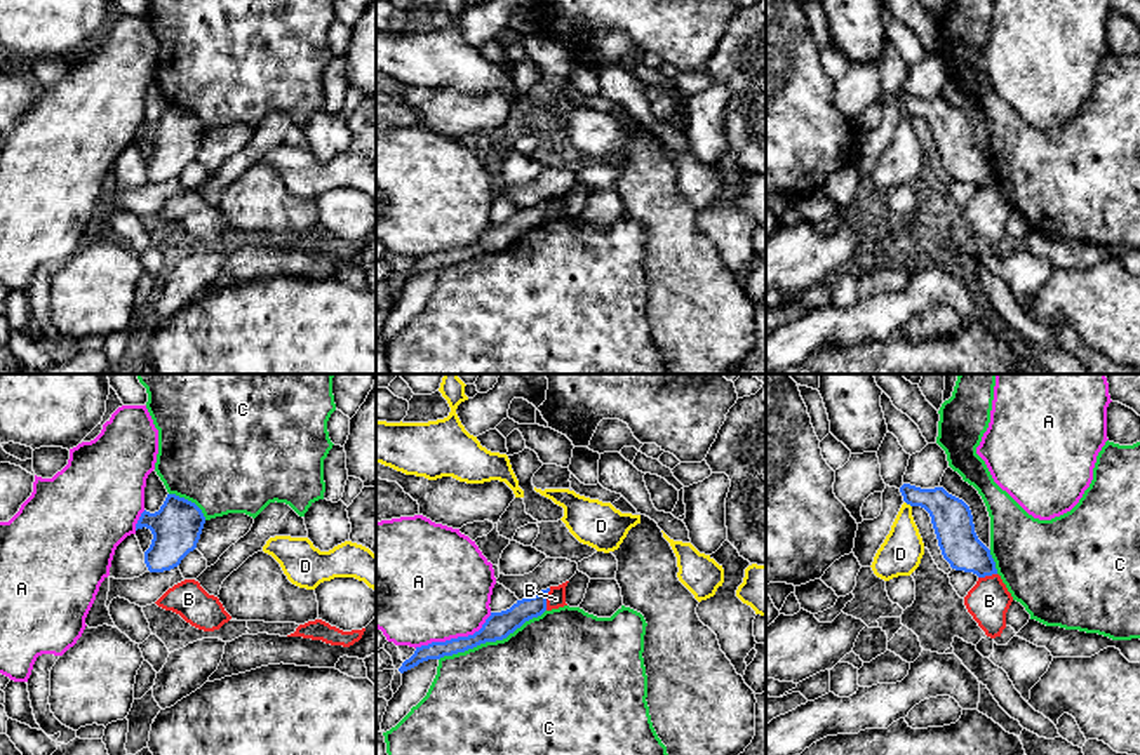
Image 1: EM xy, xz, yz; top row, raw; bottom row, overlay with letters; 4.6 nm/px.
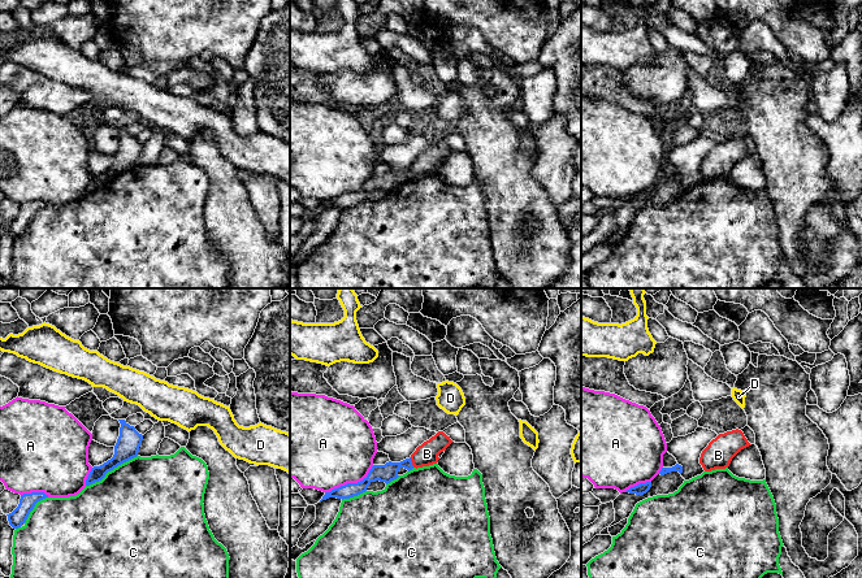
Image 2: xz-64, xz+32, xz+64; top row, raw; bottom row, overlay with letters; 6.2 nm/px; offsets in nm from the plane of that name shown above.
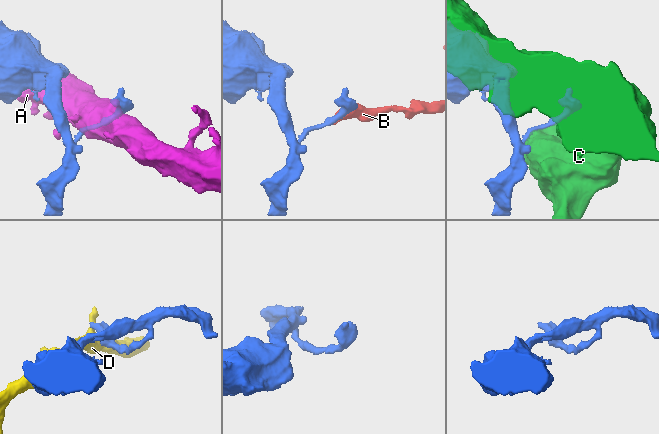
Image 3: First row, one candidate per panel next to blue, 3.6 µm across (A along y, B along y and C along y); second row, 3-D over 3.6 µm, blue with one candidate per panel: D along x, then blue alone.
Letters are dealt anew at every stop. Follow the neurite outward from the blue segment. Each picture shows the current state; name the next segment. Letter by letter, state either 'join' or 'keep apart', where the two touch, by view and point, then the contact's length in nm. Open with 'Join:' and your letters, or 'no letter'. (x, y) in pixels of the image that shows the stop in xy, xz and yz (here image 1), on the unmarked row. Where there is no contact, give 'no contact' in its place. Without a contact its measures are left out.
Join: no letter
A: keep apart; meets blue in xz at (455, 249); contact 400 nm long
B: keep apart; meets blue in xz at (545, 209); contact 110 nm long
C: keep apart; meets blue in xz at (491, 251); contact 550 nm long
D: keep apart; meets blue in yz at (909, 113); contact 40 nm long

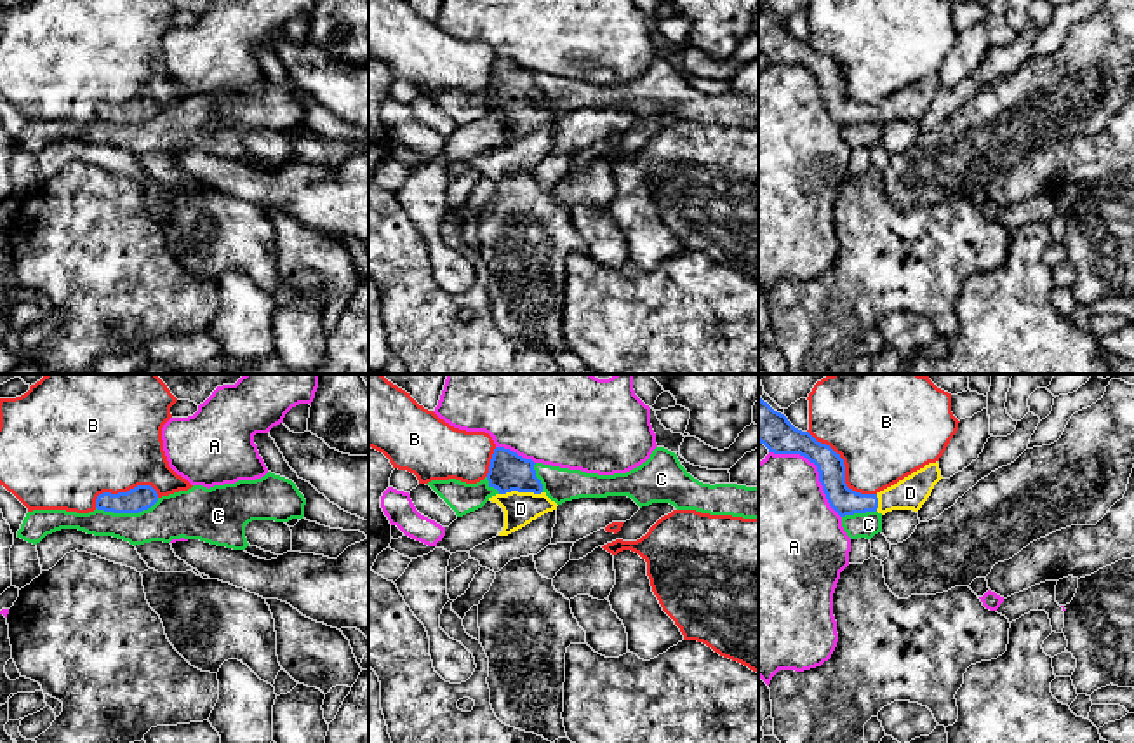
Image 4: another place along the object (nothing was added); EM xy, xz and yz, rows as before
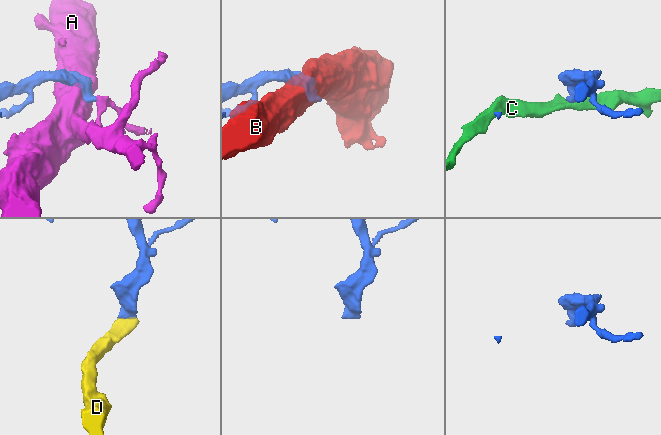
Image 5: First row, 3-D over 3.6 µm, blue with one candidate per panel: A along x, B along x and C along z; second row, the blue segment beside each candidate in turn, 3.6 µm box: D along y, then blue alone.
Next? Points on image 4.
Join: D
A: keep apart; meets blue in yz at (818, 79); contact 460 nm long
B: keep apart; meets blue in yz at (844, 80); contact 440 nm long
C: keep apart; meets blue in xy at (127, 122); contact 300 nm long
D: join; meets blue in xz at (520, 101); contact 200 nm long

